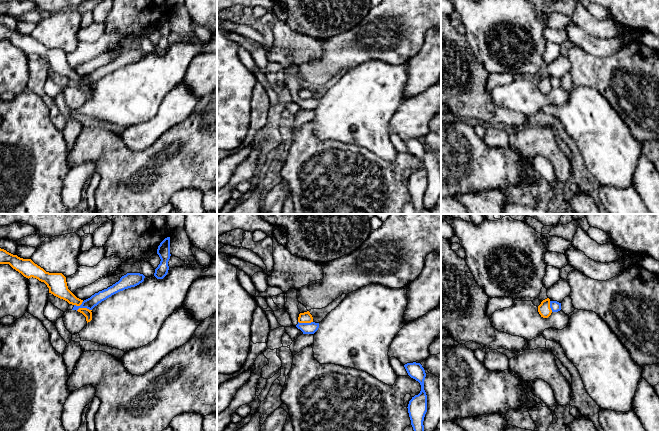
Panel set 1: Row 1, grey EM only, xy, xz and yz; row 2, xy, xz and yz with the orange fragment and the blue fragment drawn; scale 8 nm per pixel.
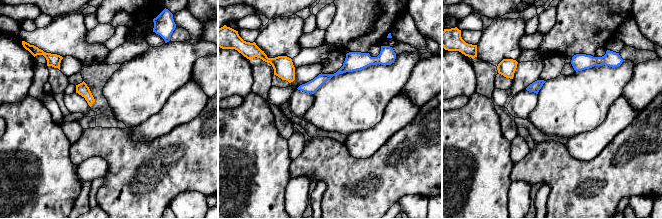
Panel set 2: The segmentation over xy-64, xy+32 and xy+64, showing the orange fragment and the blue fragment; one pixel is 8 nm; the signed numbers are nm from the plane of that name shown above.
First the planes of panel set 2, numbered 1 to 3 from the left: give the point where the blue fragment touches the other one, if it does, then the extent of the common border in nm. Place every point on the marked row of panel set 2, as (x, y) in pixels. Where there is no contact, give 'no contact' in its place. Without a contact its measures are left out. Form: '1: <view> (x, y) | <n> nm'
1: no contact
2: no contact
3: no contact

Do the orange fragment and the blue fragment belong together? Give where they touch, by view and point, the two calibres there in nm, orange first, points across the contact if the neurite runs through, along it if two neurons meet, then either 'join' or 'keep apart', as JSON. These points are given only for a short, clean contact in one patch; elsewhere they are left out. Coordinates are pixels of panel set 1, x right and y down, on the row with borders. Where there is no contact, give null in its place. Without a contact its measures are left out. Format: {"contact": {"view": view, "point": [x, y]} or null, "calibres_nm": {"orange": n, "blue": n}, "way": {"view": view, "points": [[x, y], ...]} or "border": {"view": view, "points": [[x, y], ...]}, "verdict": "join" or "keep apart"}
{"contact": {"view": "xy", "point": [83, 308]}, "calibres_nm": {"orange": 70, "blue": 90}, "border": {"view": "xy", "points": [[74, 304], [91, 310]]}, "verdict": "keep apart"}

